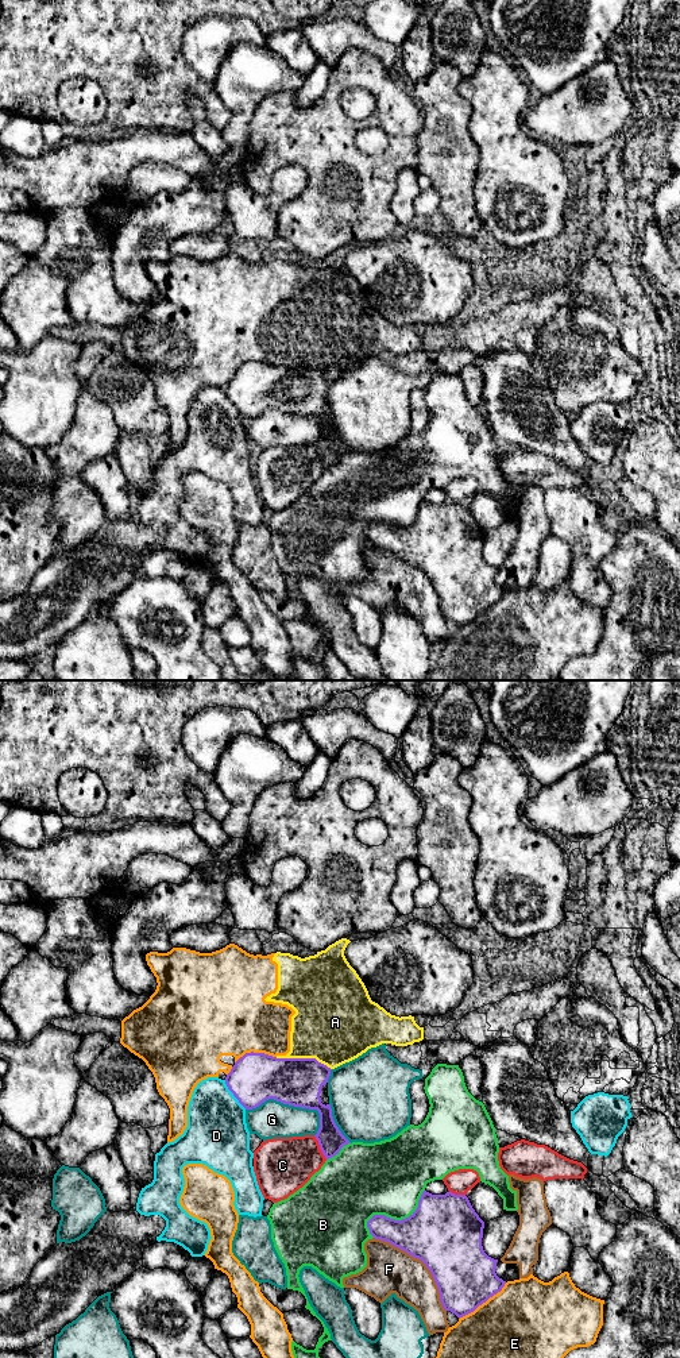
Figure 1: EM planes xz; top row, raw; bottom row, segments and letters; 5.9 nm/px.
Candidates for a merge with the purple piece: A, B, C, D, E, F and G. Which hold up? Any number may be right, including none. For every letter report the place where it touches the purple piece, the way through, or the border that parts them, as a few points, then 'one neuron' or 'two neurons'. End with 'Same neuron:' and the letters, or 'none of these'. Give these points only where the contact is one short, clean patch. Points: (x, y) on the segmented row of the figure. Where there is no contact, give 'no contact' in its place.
A: contact xz (304, 1058); two neurons
B: contact xz (394, 1219); two neurons
C: contact xz (320, 1148); two neurons
D: contact xz (234, 1095); two neurons
E: contact xz (483, 1301); two neurons
F: contact xz (422, 1261); two neurons
G: contact xz (290, 1104); two neurons
Same neuron: none of these

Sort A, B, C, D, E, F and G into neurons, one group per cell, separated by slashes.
A E / B / C / D / F / G

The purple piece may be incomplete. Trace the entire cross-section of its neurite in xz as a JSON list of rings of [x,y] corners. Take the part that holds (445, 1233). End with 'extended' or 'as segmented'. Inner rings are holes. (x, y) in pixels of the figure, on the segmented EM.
[[[424,1191],[417,1210],[409,1218],[395,1220],[385,1215],[374,1215],[367,1222],[367,1227],[375,1239],[389,1242],[421,1259],[436,1281],[444,1309],[459,1319],[474,1312],[506,1284],[495,1273],[498,1259],[488,1257],[483,1250],[484,1222],[465,1195],[452,1192],[432,1195]]] | as segmented

